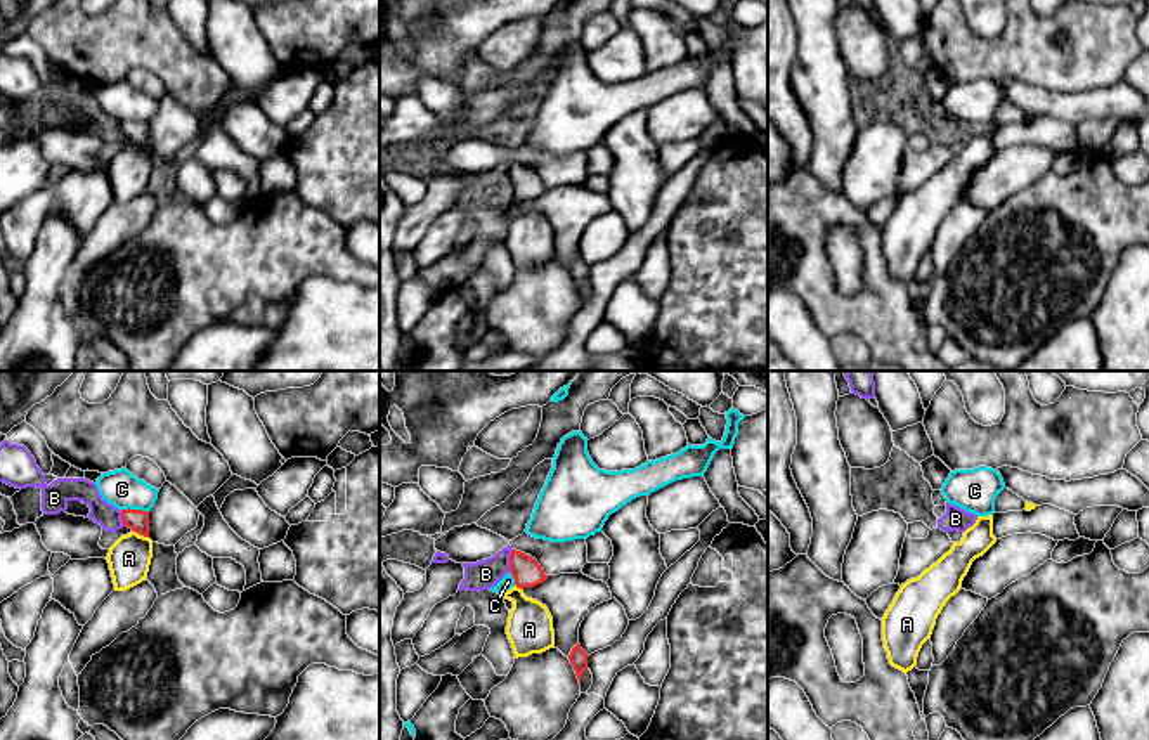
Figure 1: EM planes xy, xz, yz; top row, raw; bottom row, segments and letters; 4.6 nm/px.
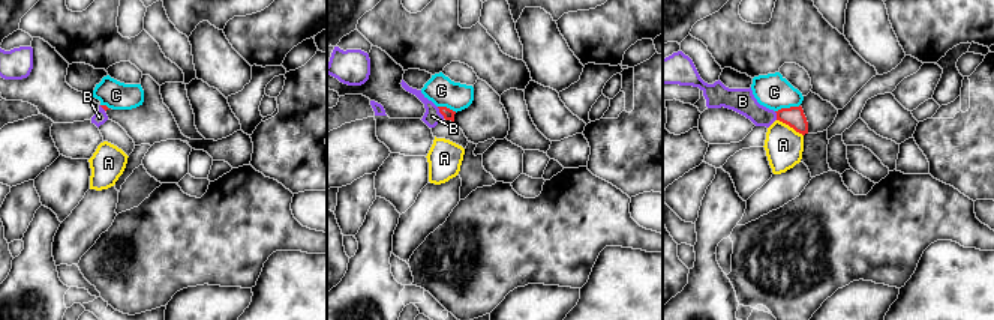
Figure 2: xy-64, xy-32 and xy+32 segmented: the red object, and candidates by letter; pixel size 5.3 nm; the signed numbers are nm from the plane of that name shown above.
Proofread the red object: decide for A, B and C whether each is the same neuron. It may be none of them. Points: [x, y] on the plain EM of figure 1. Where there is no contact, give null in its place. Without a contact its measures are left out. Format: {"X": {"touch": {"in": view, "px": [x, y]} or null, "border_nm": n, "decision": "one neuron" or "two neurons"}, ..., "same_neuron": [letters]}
{"A": {"touch": {"in": "xy", "px": [144, 148]}, "border_nm": 40, "decision": "two neurons"}, "B": {"touch": {"in": "xz", "px": [510, 172]}, "border_nm": 110, "decision": "two neurons"}, "C": {"touch": {"in": "xy", "px": [134, 122]}, "border_nm": 140, "decision": "two neurons"}, "same_neuron": []}

